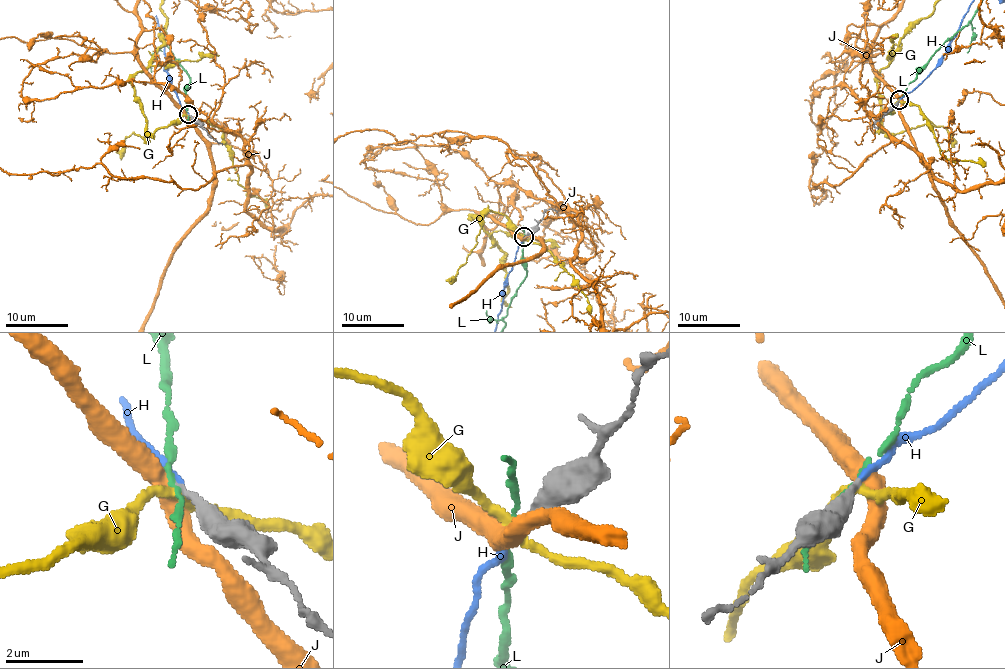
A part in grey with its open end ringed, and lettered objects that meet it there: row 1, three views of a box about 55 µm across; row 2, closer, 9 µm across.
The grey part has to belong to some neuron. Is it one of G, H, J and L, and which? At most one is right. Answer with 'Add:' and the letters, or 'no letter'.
Add: H

